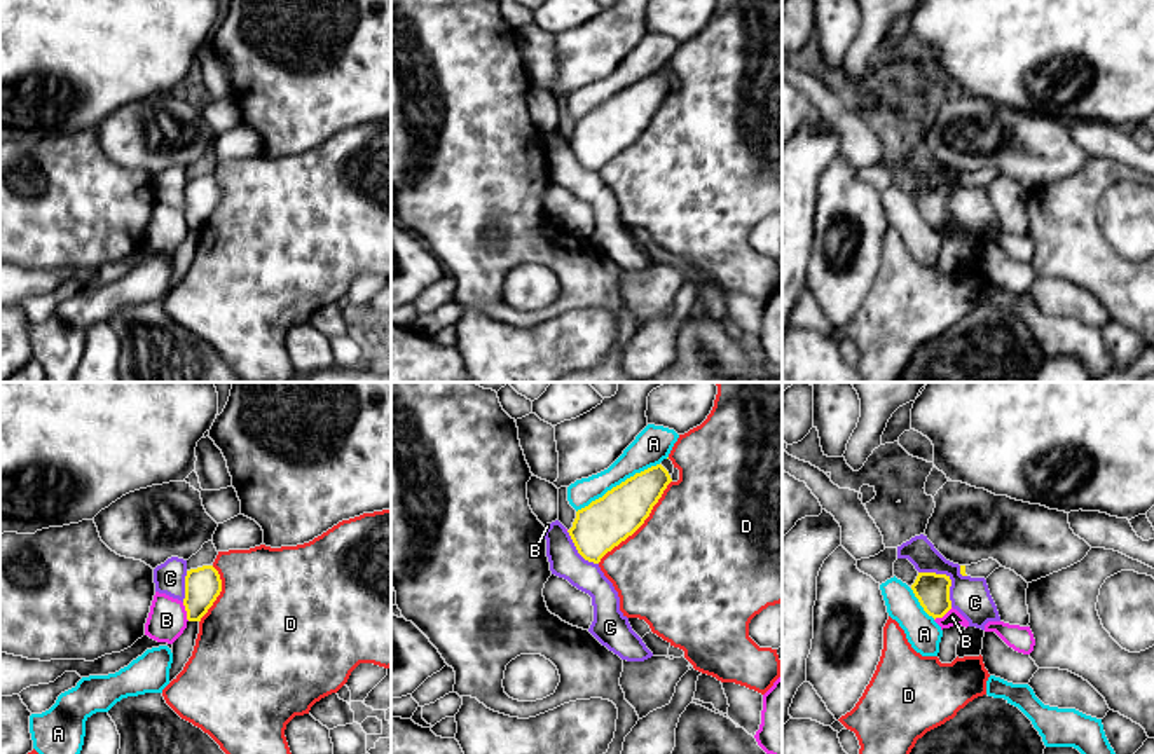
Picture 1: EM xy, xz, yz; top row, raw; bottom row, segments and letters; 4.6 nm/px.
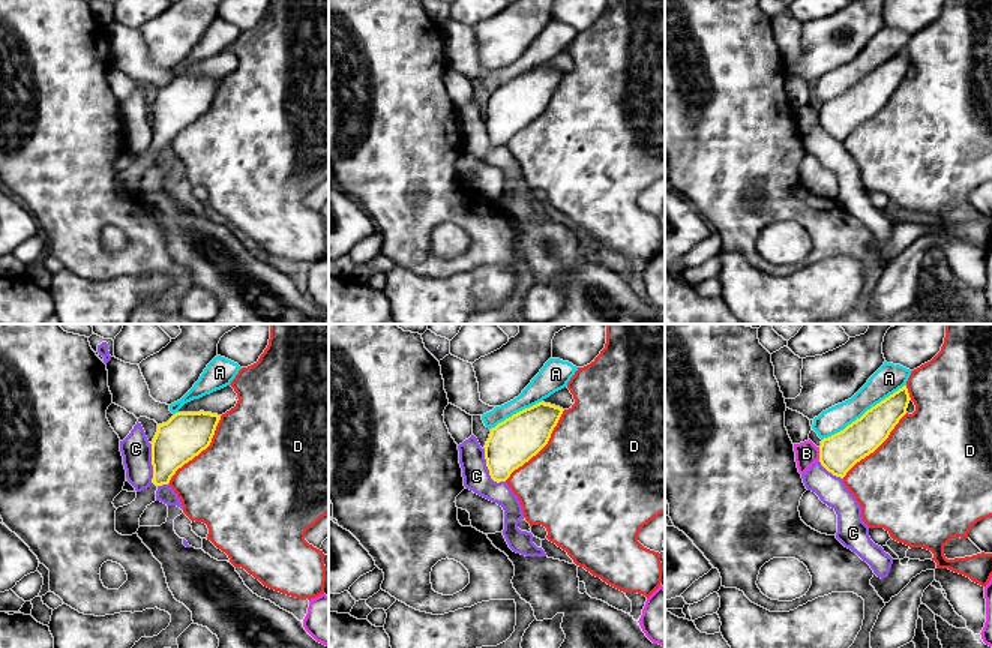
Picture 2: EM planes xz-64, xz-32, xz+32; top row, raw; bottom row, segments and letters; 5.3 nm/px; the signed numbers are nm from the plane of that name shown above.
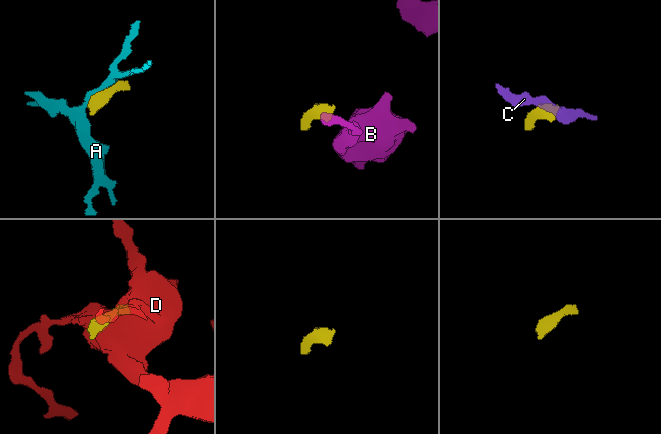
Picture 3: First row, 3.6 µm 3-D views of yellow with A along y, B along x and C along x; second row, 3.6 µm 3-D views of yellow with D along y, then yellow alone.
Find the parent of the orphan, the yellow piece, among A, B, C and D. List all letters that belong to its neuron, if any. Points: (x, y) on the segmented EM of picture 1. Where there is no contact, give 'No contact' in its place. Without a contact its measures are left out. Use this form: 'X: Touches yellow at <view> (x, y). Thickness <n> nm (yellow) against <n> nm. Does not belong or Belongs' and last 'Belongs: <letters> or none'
A: Touches yellow at xz (617, 486). Thickness 240 nm (yellow) against 170 nm. Does not belong
B: Touches yellow at xy (185, 610). Thickness 170 nm (yellow) against 180 nm. Does not belong
C: Touches yellow at yz (948, 578). Thickness 160 nm (yellow) against 180 nm. Does not belong
D: Touches yellow at xz (641, 524). Thickness 240 nm (yellow) against 500 nm. Does not belong
Belongs: none

